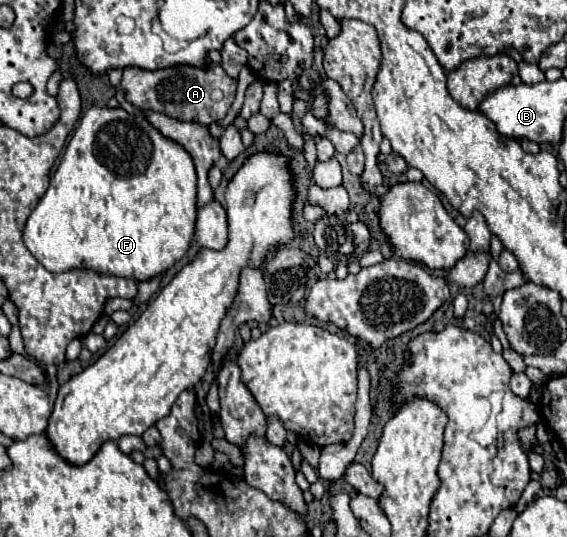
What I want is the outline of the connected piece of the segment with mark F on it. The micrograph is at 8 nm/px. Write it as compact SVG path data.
M91 107L81 117L49 189L29 215L23 241L51 273L91 269L99 275L149 281L171 269L187 253L195 217L197 175L189 153L179 143L163 137L149 121L139 121L139 117L129 115L121 107Z

